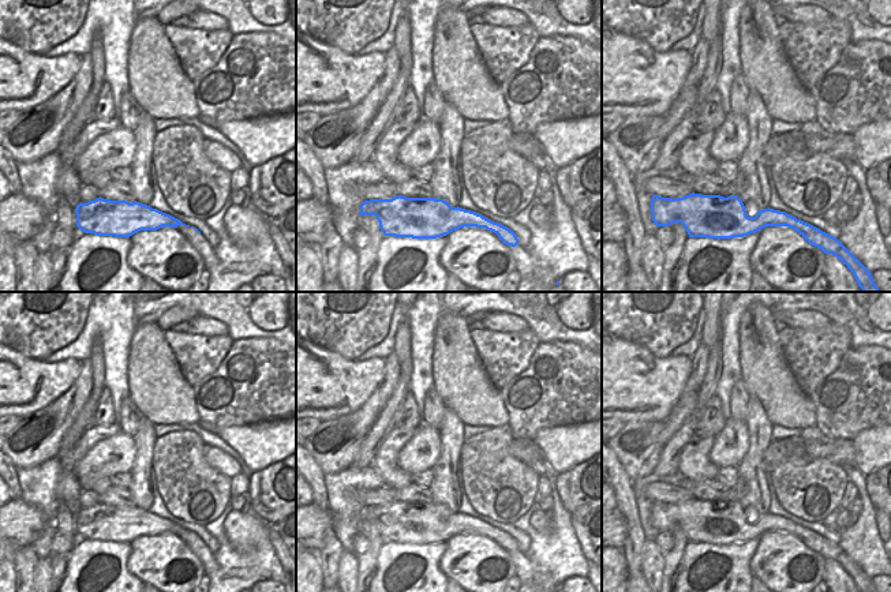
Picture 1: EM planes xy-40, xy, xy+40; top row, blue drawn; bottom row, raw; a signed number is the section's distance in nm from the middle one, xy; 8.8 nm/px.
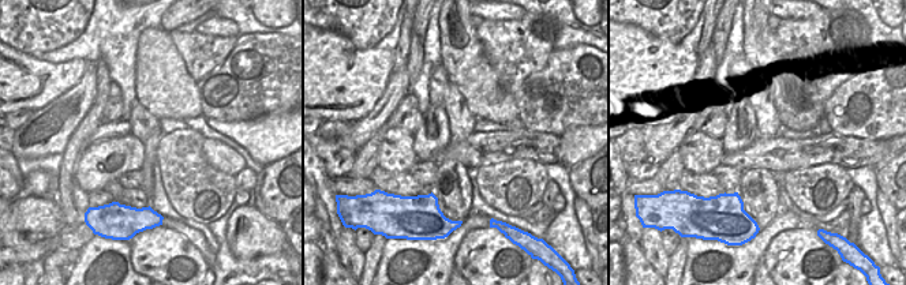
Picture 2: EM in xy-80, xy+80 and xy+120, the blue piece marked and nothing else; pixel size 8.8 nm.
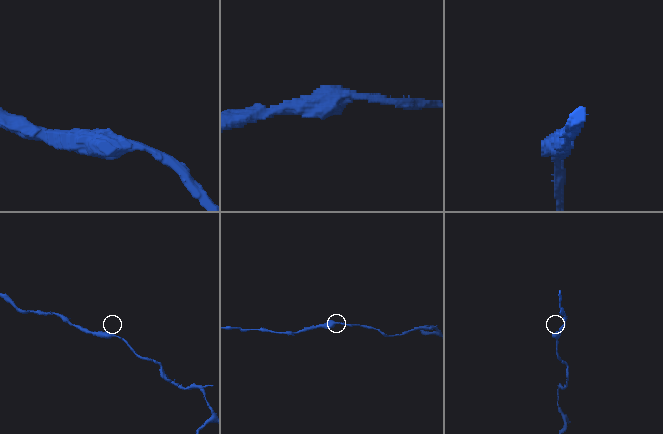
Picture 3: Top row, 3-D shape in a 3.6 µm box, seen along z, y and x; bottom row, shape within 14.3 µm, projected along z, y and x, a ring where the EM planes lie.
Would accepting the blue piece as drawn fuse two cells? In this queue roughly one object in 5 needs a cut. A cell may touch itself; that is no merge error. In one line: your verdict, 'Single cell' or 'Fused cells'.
Single cell

